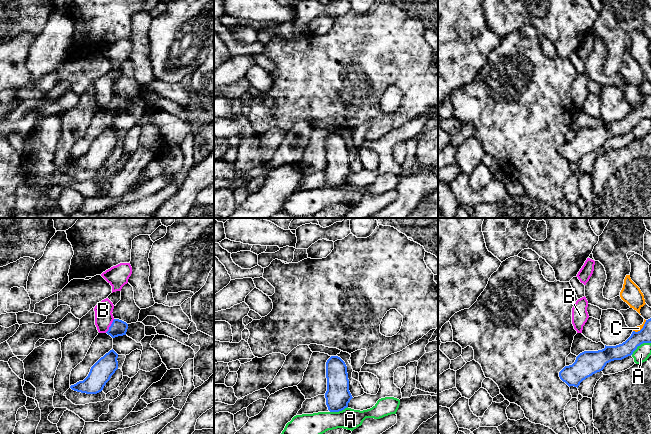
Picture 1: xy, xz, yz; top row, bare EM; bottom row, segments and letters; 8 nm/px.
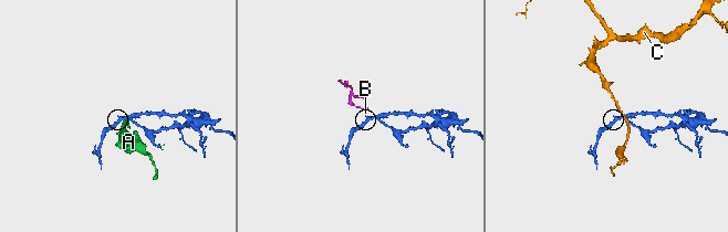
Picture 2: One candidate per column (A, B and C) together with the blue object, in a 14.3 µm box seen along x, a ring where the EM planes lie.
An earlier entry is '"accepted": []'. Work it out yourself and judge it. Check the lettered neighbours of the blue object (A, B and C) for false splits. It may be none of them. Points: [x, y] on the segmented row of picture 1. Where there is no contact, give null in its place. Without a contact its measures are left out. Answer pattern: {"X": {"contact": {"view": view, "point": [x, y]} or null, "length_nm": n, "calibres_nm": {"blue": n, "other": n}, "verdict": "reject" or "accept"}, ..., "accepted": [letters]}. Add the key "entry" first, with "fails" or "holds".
{"entry": "holds", "A": {"contact": {"view": "yz", "point": [640, 344]}, "length_nm": 190, "calibres_nm": {"blue": 120, "other": 120}, "verdict": "reject"}, "B": {"contact": {"view": "xy", "point": [110, 326]}, "length_nm": 130, "calibres_nm": {"blue": 130, "other": 140}, "verdict": "reject"}, "C": {"contact": {"view": "yz", "point": [642, 328]}, "length_nm": 140, "calibres_nm": {"blue": 120, "other": 50}, "verdict": "reject"}, "accepted": []}

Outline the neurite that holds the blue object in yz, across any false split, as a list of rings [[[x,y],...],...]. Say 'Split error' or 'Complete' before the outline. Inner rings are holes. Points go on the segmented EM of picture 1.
Complete. [[[651,318],[646,320],[643,328],[635,332],[622,344],[606,346],[598,351],[584,351],[580,353],[572,365],[565,366],[560,372],[560,379],[569,387],[577,387],[586,378],[604,369],[607,363],[622,360],[631,356],[643,343],[651,343]]]

